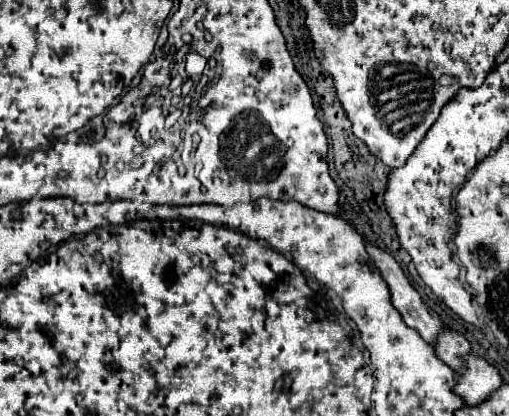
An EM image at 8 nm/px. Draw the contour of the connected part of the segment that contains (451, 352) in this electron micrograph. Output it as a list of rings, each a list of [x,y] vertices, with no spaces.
[[[448,328],[444,334],[440,334],[440,338],[438,338],[434,348],[436,348],[438,358],[442,362],[446,362],[456,374],[464,372],[466,360],[462,356],[470,354],[470,344],[462,334],[458,334],[458,332]]]

